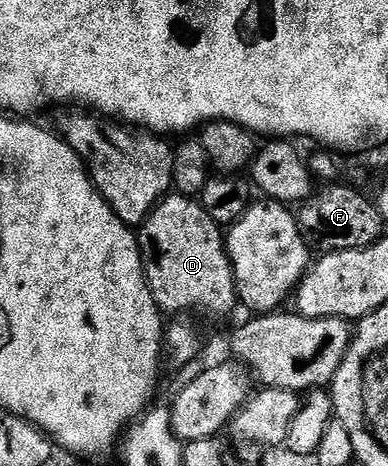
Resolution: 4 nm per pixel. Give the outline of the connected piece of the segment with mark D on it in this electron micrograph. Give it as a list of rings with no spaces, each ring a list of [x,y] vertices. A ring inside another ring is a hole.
[[[168,195],[155,206],[146,221],[138,226],[139,250],[143,256],[143,274],[151,288],[157,307],[167,315],[195,315],[227,317],[237,309],[235,276],[227,254],[224,230],[203,210],[198,200],[178,195]]]

